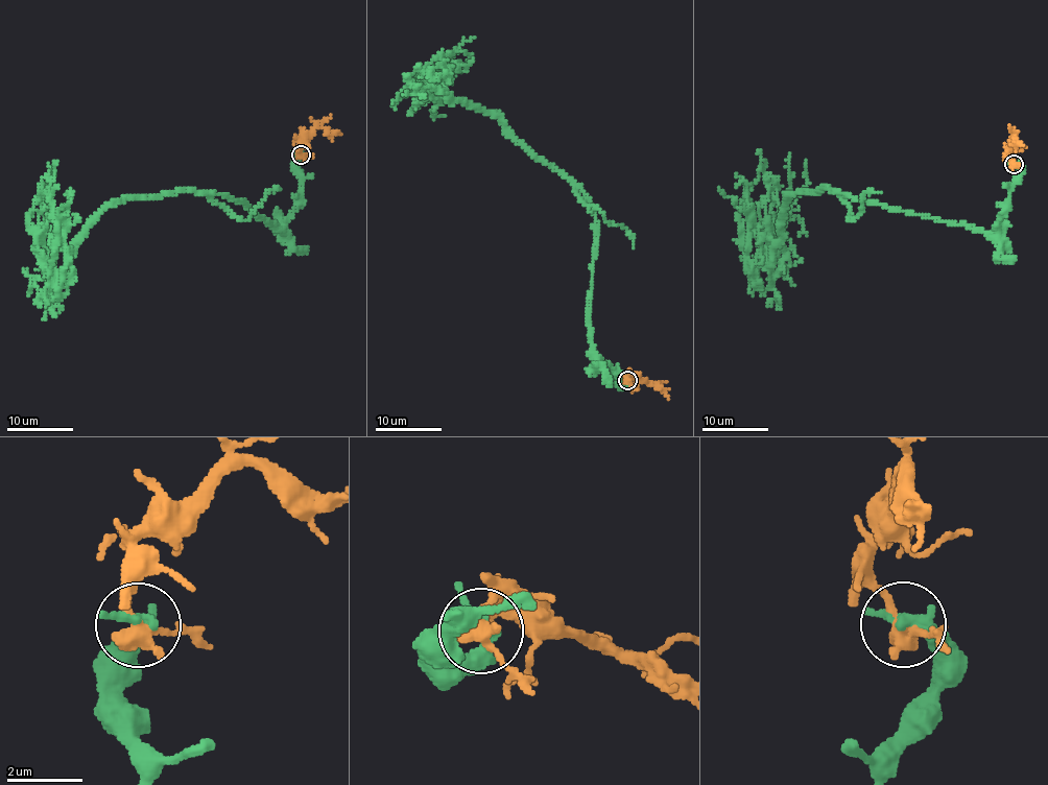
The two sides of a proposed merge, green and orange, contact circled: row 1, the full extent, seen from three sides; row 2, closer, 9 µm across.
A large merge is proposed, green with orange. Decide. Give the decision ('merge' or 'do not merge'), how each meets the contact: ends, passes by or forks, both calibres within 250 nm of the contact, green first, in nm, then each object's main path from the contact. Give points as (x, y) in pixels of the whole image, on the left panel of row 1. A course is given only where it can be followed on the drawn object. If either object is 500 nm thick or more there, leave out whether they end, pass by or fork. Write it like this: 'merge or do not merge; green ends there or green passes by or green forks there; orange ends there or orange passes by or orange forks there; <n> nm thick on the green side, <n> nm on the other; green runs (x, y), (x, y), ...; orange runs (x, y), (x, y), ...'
do not merge; green passes by; orange passes by; 320 nm thick on the green side, 400 nm on the other; green runs (300, 155), (299, 207), (283, 229), (229, 196), (122, 198), (49, 263), (41, 187), (56, 160); orange runs (300, 155), (302, 142), (318, 126), (341, 135)

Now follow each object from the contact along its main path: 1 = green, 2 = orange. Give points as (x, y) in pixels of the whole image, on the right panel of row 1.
1: (1013, 164), (1020, 181), (995, 236), (823, 189), (794, 192), (763, 252), (759, 149)
2: (1014, 164), (1006, 151), (1013, 137), (1022, 146)

